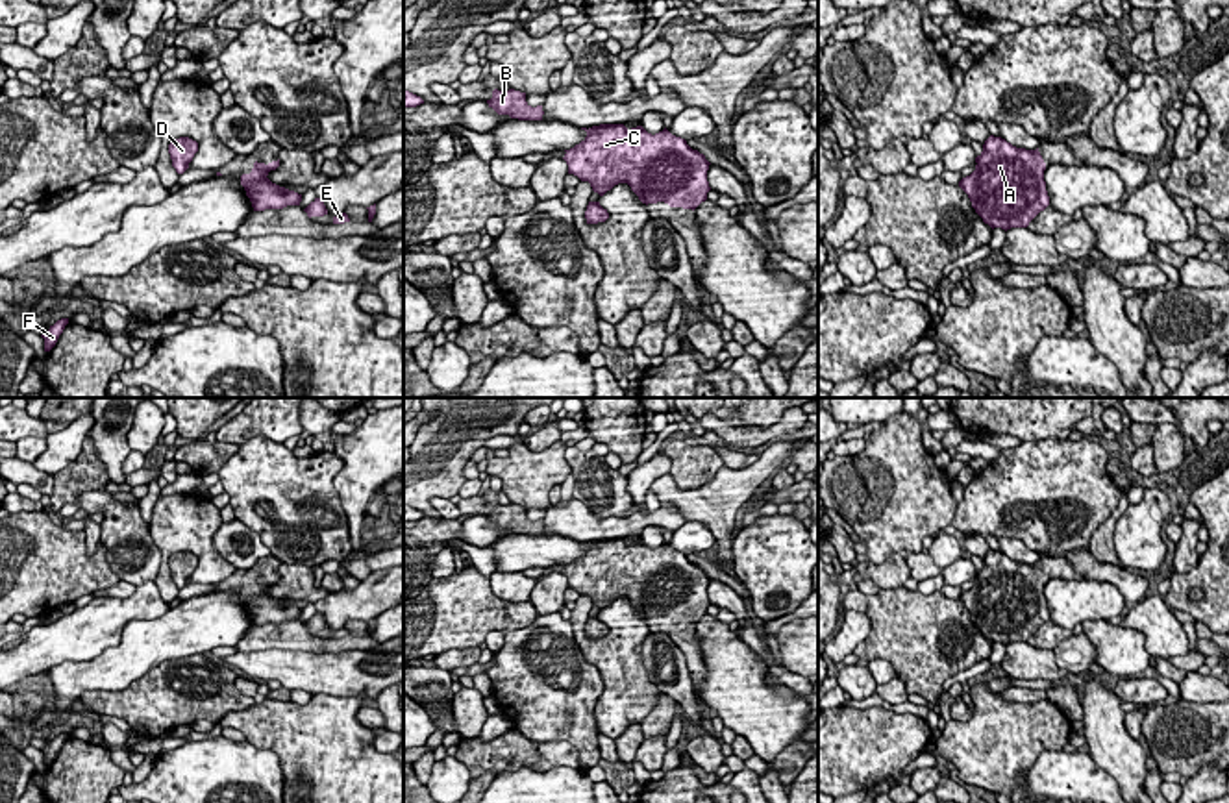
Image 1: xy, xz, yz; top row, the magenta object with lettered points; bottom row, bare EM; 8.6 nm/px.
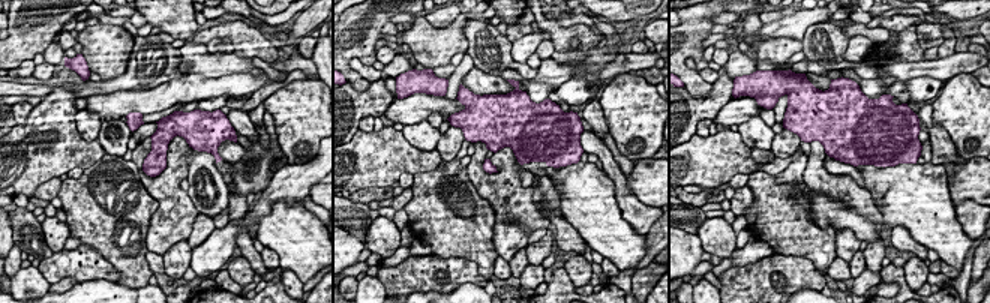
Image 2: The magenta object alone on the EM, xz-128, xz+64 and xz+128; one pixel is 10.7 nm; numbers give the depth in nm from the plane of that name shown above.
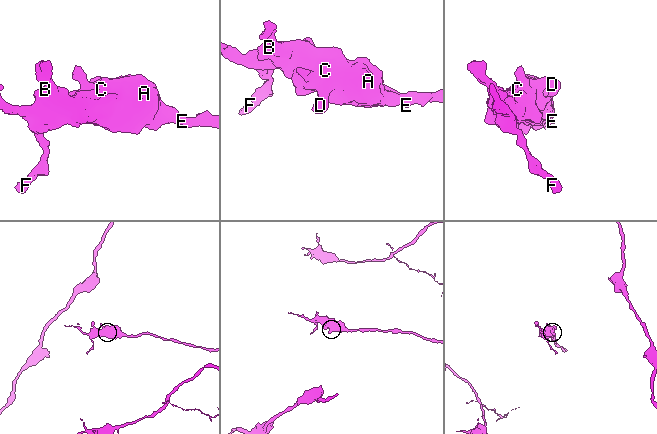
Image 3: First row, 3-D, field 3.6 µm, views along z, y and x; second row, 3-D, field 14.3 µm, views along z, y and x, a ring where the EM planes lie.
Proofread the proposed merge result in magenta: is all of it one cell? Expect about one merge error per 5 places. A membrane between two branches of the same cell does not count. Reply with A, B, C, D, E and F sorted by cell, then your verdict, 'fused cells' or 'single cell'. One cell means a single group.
A B C D E F | single cell

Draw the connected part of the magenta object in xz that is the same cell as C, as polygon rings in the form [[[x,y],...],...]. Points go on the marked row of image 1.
[[[624,124],[581,130],[587,137],[565,150],[563,159],[568,174],[589,181],[600,196],[618,183],[627,183],[646,205],[664,202],[694,211],[707,200],[711,163],[666,128],[655,135],[642,126],[627,130]]]

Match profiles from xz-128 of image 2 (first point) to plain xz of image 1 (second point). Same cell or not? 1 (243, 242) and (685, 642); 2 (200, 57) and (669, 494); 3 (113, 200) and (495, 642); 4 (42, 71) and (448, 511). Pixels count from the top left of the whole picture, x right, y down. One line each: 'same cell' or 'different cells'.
1: same cell
2: same cell
3: different cells
4: different cells

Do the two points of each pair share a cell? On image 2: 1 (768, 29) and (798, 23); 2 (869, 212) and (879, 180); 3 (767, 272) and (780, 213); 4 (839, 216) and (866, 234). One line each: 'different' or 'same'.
1: same
2: different
3: different
4: same

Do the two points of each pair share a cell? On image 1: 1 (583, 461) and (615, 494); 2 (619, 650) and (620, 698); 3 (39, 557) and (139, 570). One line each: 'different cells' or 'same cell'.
1: same cell
2: same cell
3: different cells

